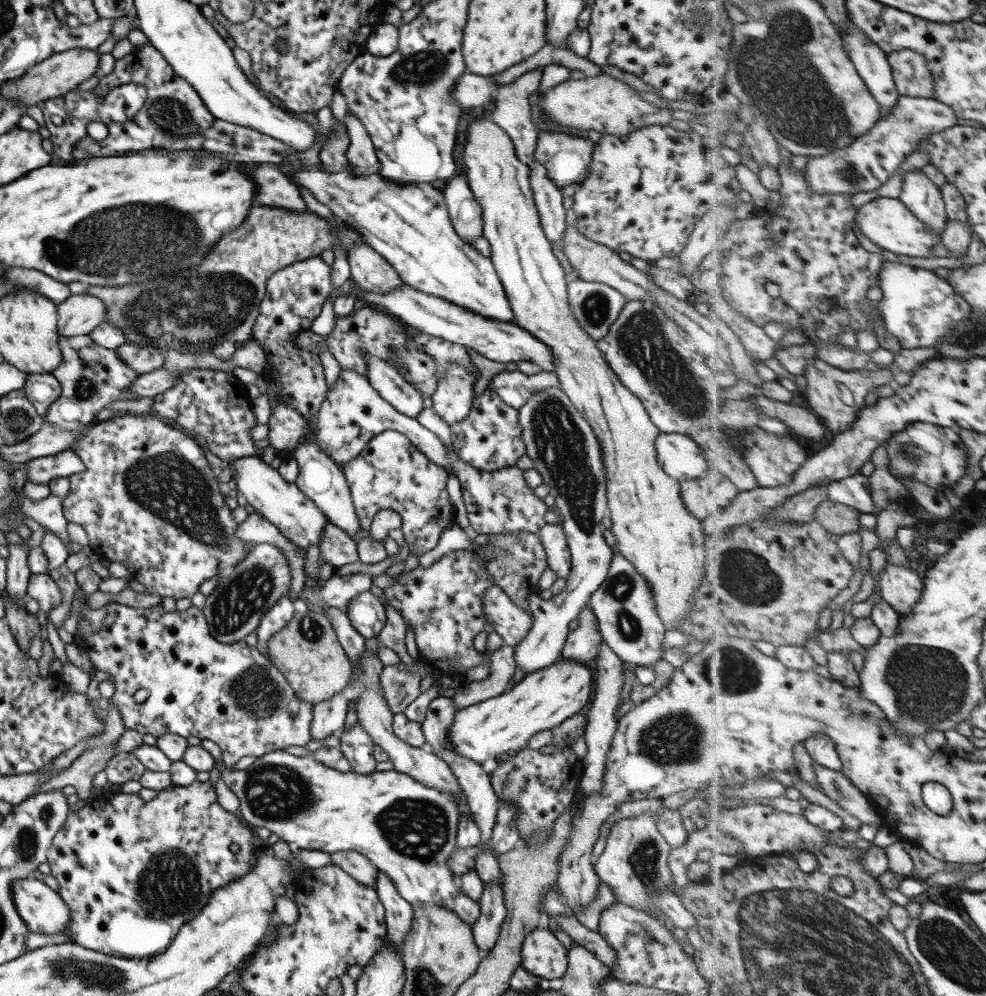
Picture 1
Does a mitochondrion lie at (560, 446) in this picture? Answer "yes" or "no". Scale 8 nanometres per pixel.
yes

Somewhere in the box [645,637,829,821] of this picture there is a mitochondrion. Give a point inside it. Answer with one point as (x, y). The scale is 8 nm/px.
(737, 673)

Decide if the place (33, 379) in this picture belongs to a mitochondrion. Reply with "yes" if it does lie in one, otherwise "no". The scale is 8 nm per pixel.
no

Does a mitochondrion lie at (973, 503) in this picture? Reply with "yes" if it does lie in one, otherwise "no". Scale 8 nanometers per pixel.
no

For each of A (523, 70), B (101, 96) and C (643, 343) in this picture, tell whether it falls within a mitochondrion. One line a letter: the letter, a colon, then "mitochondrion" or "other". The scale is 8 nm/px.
A: other
B: other
C: mitochondrion

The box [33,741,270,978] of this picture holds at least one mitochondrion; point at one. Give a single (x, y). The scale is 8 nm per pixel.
(159, 903)

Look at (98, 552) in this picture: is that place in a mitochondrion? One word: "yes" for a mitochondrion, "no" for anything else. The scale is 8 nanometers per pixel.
no

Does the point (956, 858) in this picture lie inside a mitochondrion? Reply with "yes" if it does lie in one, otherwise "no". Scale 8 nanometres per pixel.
no

